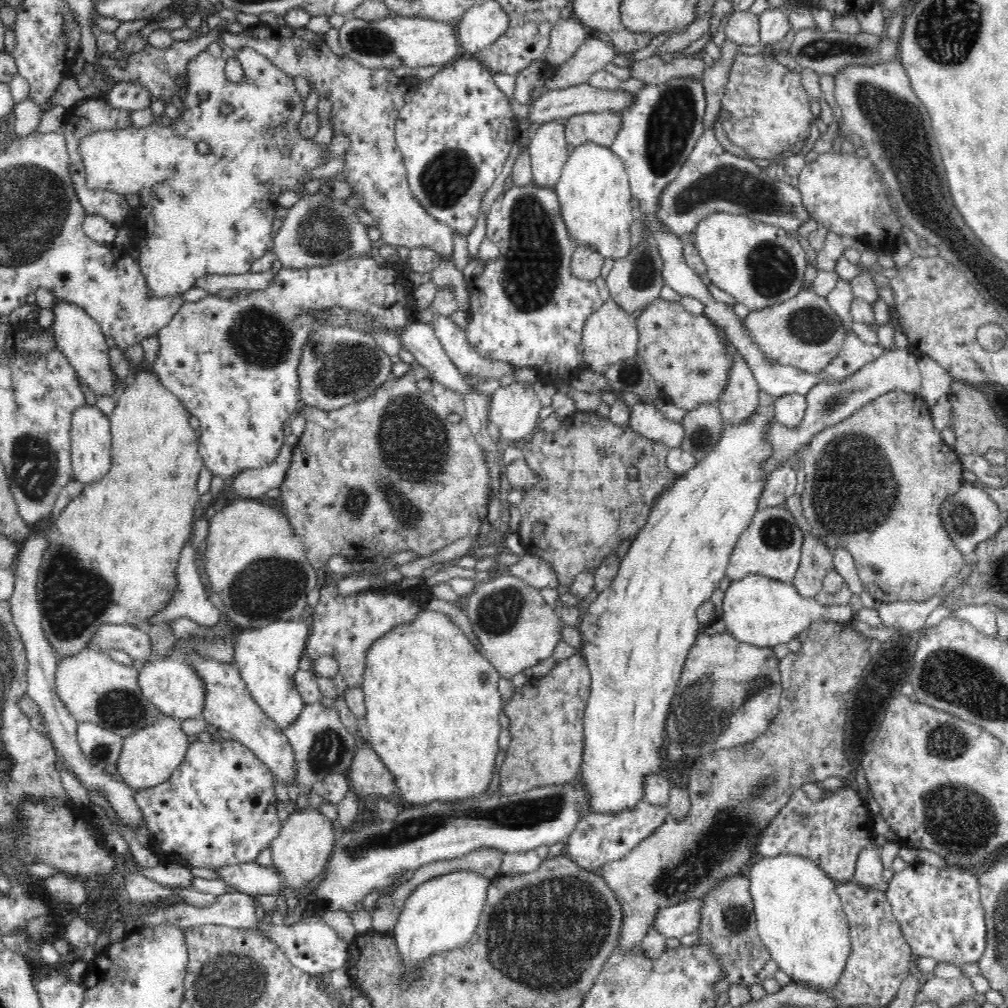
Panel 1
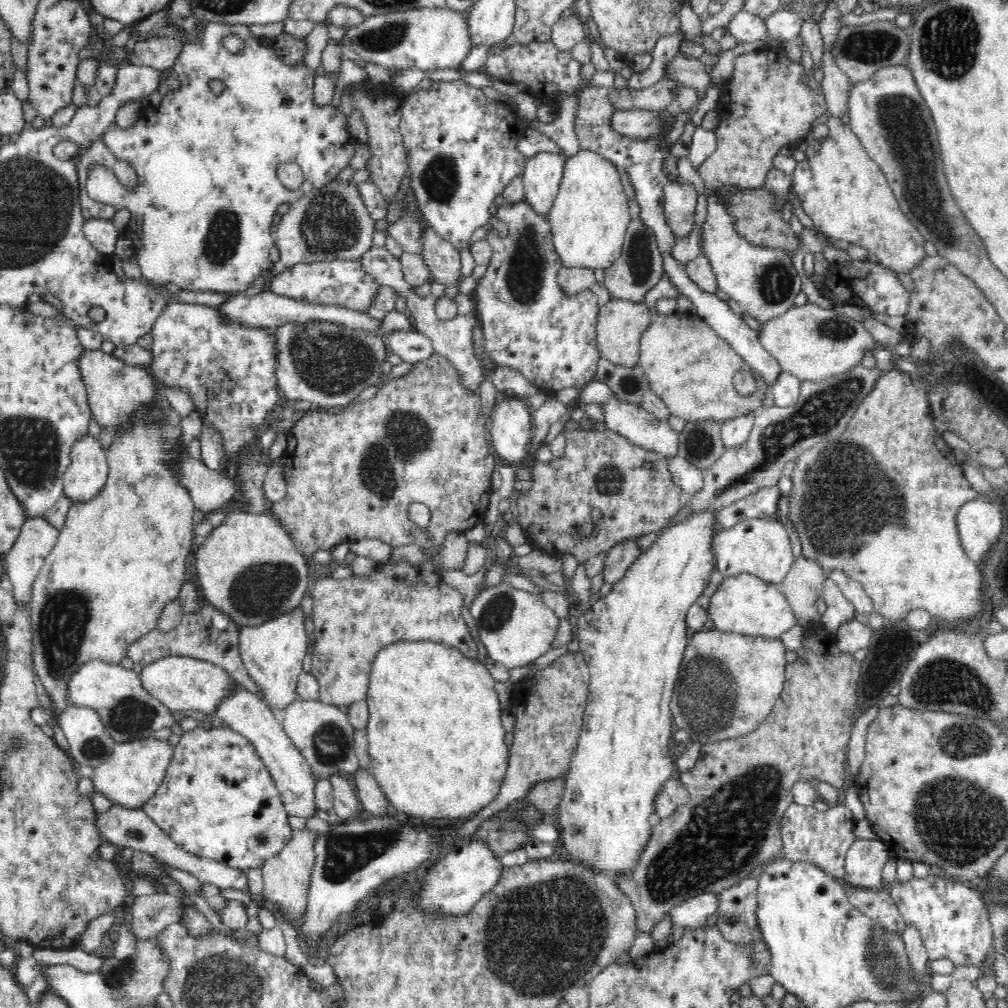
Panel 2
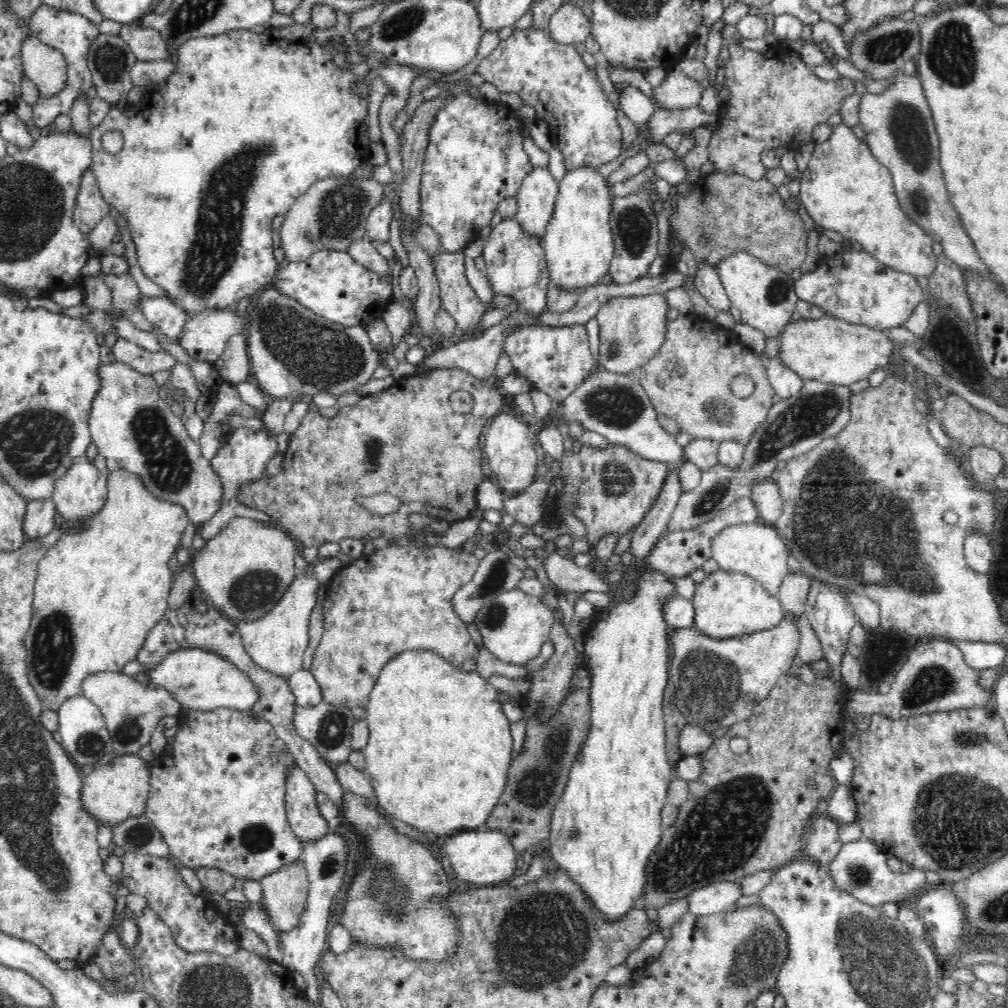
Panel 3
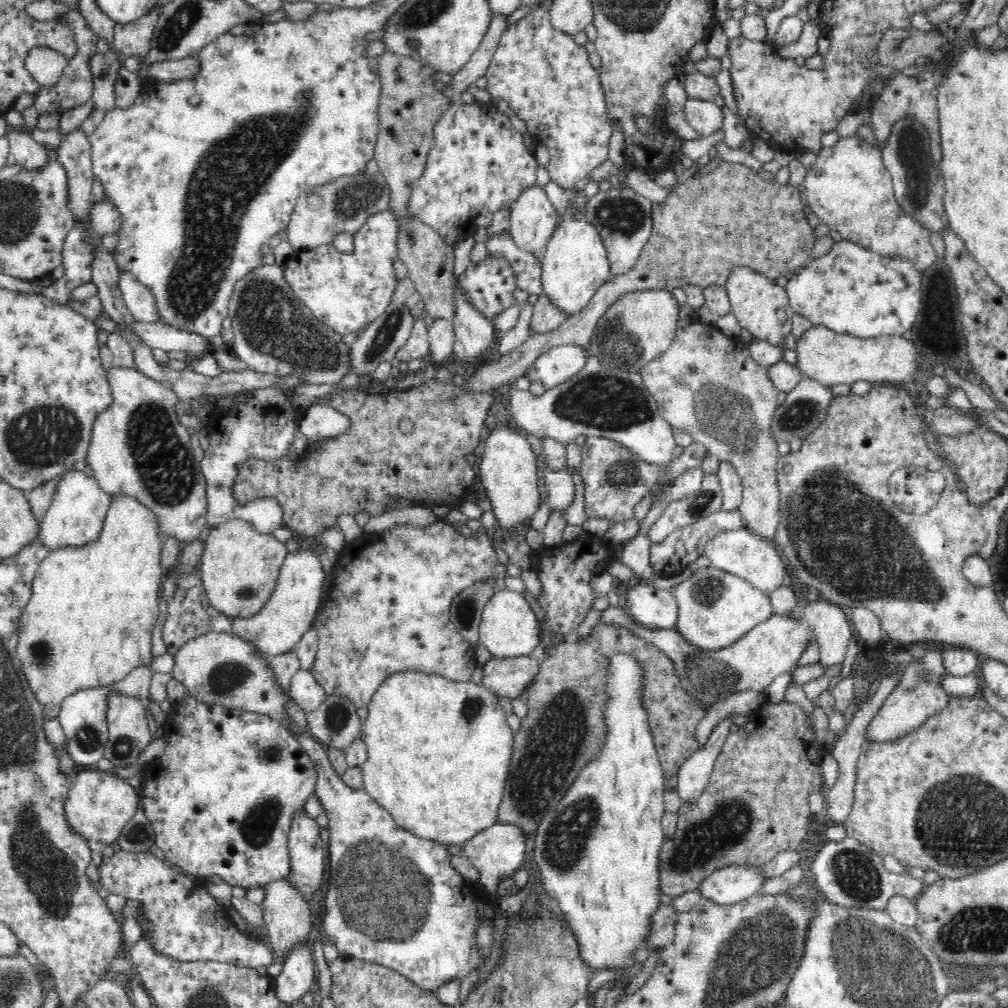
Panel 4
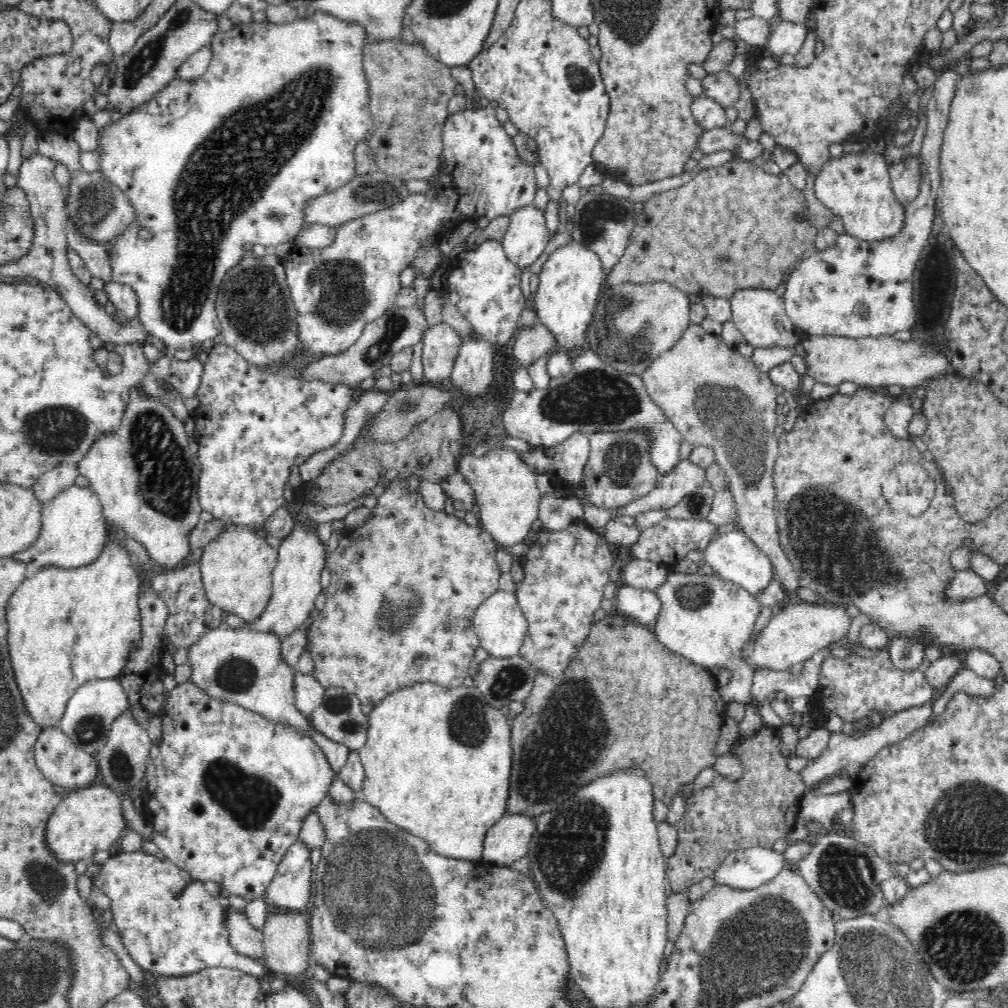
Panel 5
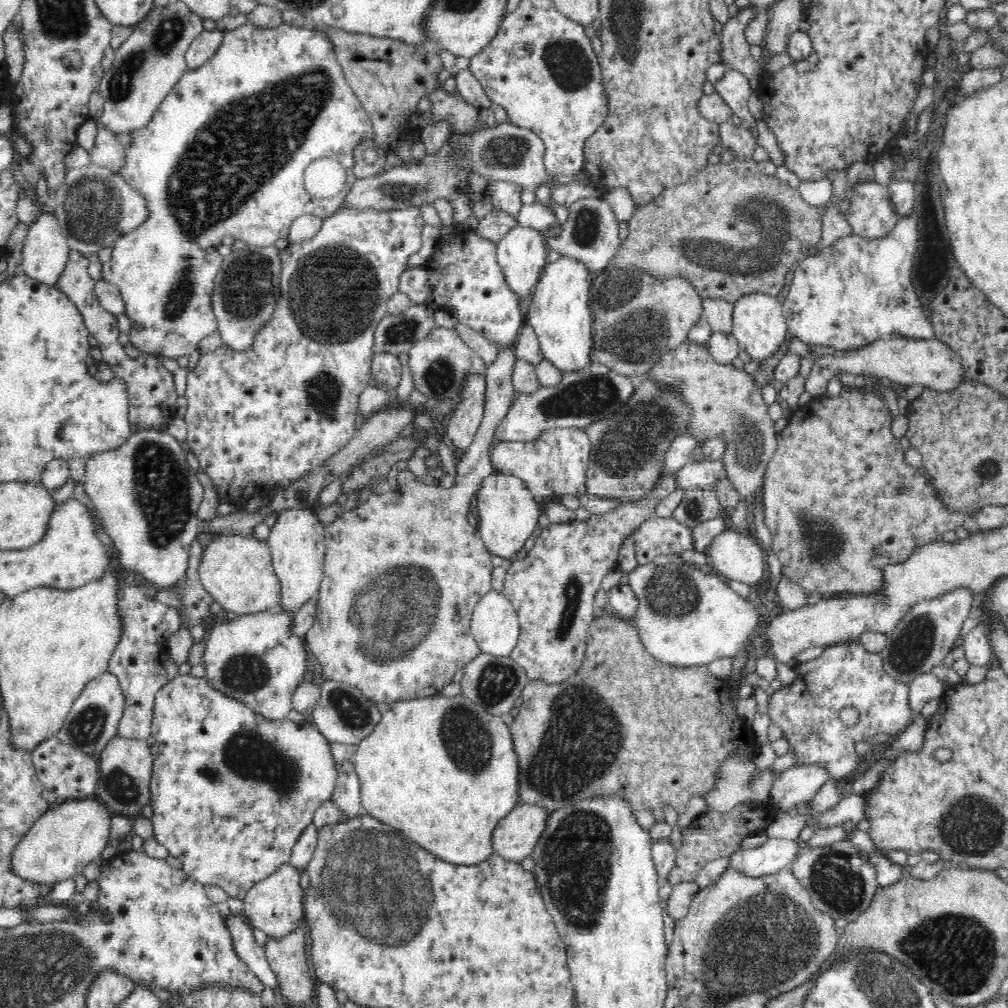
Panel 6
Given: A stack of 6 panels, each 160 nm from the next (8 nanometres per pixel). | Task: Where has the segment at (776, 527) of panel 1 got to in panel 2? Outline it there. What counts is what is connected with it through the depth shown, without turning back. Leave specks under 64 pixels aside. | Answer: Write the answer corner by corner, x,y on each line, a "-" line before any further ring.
778,516
748,518
721,530
713,538
711,550
715,557
716,567
723,577
748,573
776,586
783,582
786,573
795,561
788,530

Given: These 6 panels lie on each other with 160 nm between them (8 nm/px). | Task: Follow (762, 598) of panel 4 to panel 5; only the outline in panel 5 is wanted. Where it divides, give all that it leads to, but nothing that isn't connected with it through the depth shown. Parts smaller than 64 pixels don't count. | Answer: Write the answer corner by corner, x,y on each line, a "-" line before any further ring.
668,569
664,582
653,593
659,600
659,611
649,629
657,642
670,654
685,658
696,666
729,670
729,682
719,686
718,693
724,702
744,704
746,712
739,723
738,738
754,737
766,725
760,716
760,704
752,697
755,670
742,659
742,652
762,608
758,596
716,574
685,574
673,569

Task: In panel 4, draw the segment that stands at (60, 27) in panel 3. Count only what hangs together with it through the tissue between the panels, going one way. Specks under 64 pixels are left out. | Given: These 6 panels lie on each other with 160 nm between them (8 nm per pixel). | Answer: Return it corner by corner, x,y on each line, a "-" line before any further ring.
67,4
68,12
63,17
54,18
56,22
62,22
72,26
74,38
76,38
76,54
64,65
60,76
52,85
40,85
34,93
34,108
39,114
61,114
68,110
84,105
93,98
94,79
92,76
91,58
96,53
96,43
99,36
96,36
76,6

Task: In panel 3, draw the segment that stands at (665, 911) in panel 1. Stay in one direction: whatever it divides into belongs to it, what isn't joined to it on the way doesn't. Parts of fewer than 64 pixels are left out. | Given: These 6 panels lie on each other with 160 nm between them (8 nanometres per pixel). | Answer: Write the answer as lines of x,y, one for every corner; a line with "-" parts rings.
714,881
696,888
686,899
688,910
697,916
706,916
731,911
740,896
743,896
741,882

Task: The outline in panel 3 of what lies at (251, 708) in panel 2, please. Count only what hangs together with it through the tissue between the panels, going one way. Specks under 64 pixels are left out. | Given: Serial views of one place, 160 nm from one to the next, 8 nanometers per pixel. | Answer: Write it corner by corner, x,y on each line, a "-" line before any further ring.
292,766
288,770
285,810
292,833
302,847
319,842
328,834
327,821
318,811
316,790
303,770

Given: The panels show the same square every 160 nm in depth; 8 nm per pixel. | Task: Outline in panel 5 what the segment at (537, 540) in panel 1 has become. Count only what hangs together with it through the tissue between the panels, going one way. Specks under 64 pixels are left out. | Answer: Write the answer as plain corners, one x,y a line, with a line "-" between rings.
632,427
621,431
600,431
588,435
591,453
583,472
584,494
588,502
612,510
631,500
646,496
660,479
652,464
652,437
648,427

